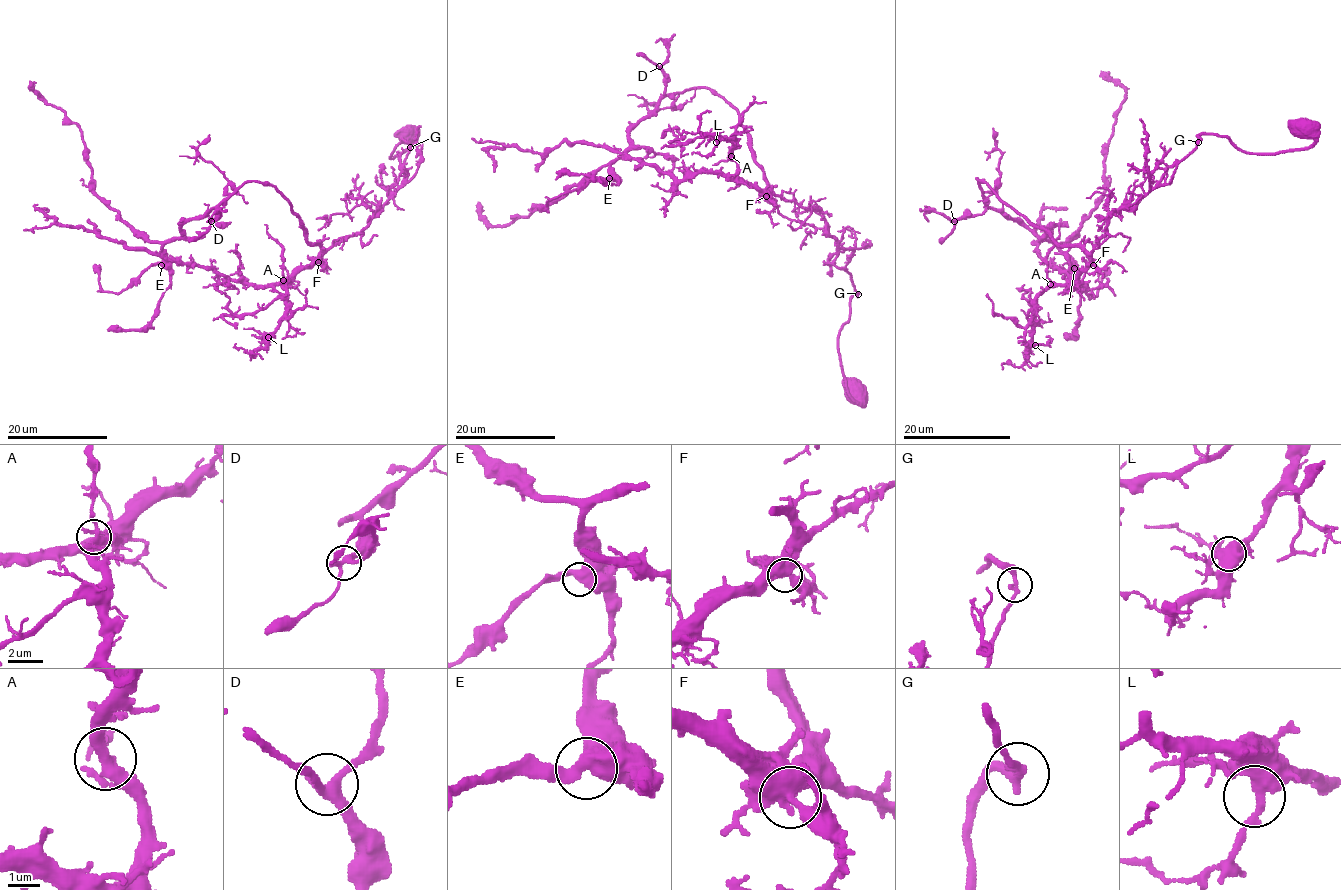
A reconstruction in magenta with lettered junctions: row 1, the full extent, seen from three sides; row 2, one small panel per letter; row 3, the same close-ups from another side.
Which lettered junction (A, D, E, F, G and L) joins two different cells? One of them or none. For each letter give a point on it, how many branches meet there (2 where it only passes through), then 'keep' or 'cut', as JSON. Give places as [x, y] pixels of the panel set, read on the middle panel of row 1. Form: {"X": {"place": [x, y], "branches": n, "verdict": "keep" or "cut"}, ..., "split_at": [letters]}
{"A": {"place": [731, 156], "branches": 3, "verdict": "keep"}, "D": {"place": [659, 66], "branches": 3, "verdict": "keep"}, "E": {"place": [609, 178], "branches": 2, "verdict": "keep"}, "F": {"place": [766, 196], "branches": 2, "verdict": "keep"}, "G": {"place": [858, 294], "branches": 2, "verdict": "keep"}, "L": {"place": [716, 142], "branches": 2, "verdict": "keep"}, "split_at": []}

